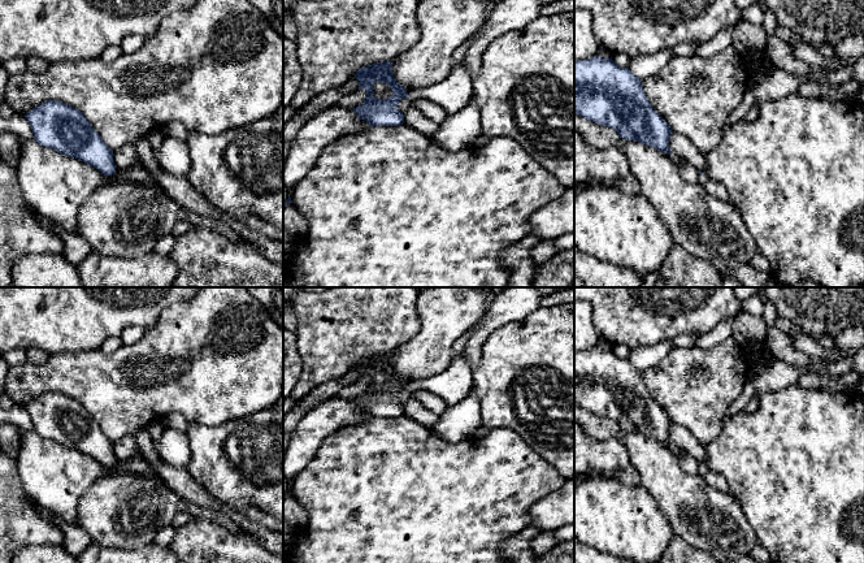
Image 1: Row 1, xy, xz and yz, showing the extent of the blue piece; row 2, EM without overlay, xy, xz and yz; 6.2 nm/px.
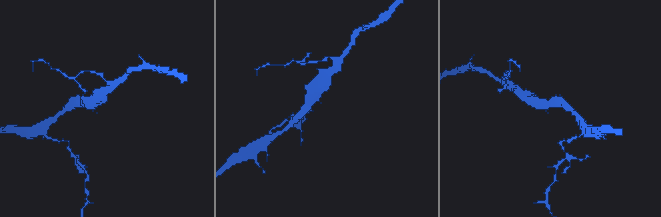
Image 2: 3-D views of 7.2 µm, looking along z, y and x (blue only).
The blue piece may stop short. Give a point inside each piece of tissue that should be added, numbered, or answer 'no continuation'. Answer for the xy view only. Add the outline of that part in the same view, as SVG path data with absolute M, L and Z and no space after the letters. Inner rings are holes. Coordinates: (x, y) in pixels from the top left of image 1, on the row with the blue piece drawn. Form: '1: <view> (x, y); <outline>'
no continuation

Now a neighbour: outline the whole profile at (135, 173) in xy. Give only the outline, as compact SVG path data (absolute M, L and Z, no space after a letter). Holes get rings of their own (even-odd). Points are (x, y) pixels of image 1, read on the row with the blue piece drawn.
M134 165L129 169L117 168L116 172L110 176L104 176L107 183L125 183L127 181L138 181L138 182L153 182L157 183L157 179L149 174L146 169Z

